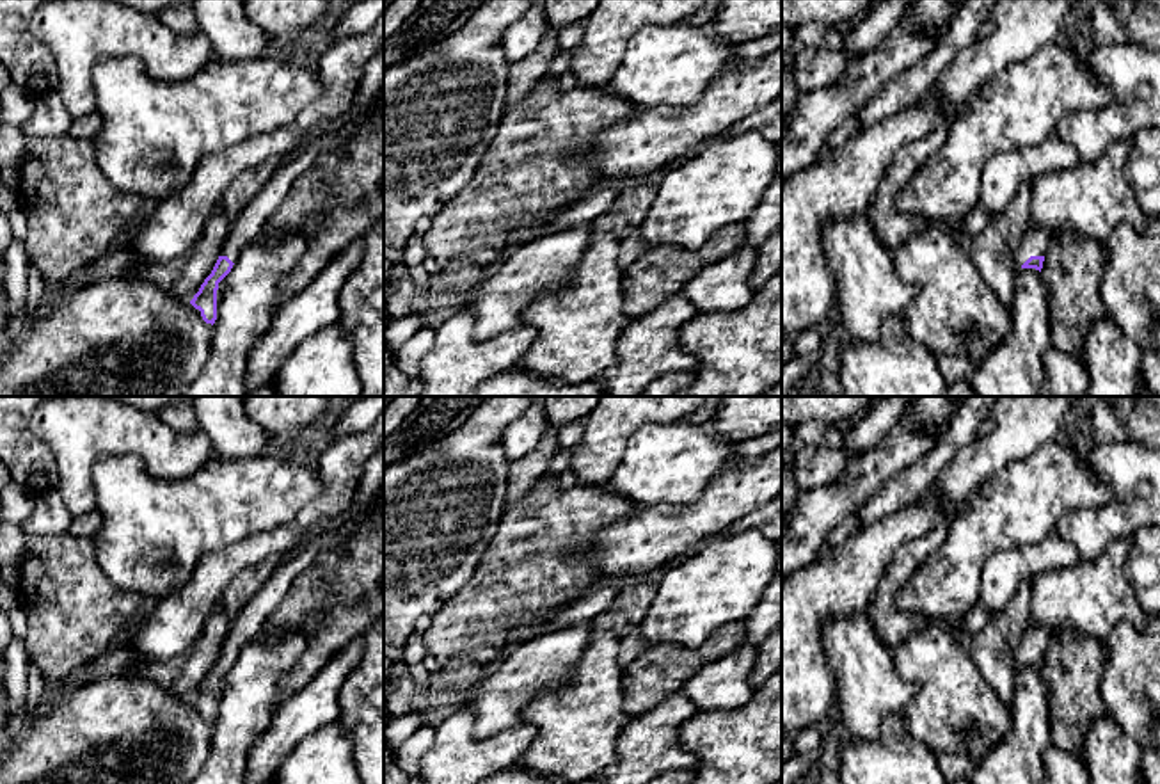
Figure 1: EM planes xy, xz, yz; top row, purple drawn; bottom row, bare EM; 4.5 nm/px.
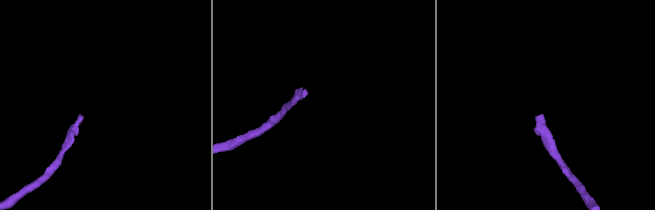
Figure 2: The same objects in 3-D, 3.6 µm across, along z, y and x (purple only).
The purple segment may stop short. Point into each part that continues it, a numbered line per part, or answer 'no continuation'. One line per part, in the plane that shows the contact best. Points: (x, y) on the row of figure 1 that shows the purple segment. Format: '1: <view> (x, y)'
1: yz (1034, 240)

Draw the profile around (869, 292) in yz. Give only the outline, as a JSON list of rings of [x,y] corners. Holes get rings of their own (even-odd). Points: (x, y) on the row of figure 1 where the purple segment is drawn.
[[[869,212],[826,226],[822,245],[842,325],[851,340],[879,340],[885,322],[904,318],[917,286],[897,276],[892,252],[883,245]]]

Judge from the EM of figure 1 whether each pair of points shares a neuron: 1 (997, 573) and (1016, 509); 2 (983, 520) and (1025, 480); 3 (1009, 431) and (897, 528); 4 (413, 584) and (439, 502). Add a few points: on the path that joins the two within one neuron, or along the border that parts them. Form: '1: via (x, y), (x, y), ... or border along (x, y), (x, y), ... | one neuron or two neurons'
1: border along (1018, 546), (999, 550), (983, 568), (979, 582) | two neurons
2: via (993, 512), (1015, 491) | one neuron
3: border along (928, 493), (937, 496), (945, 509), (954, 511) | two neurons
4: via (413, 564), (413, 536), (427, 521) | one neuron

